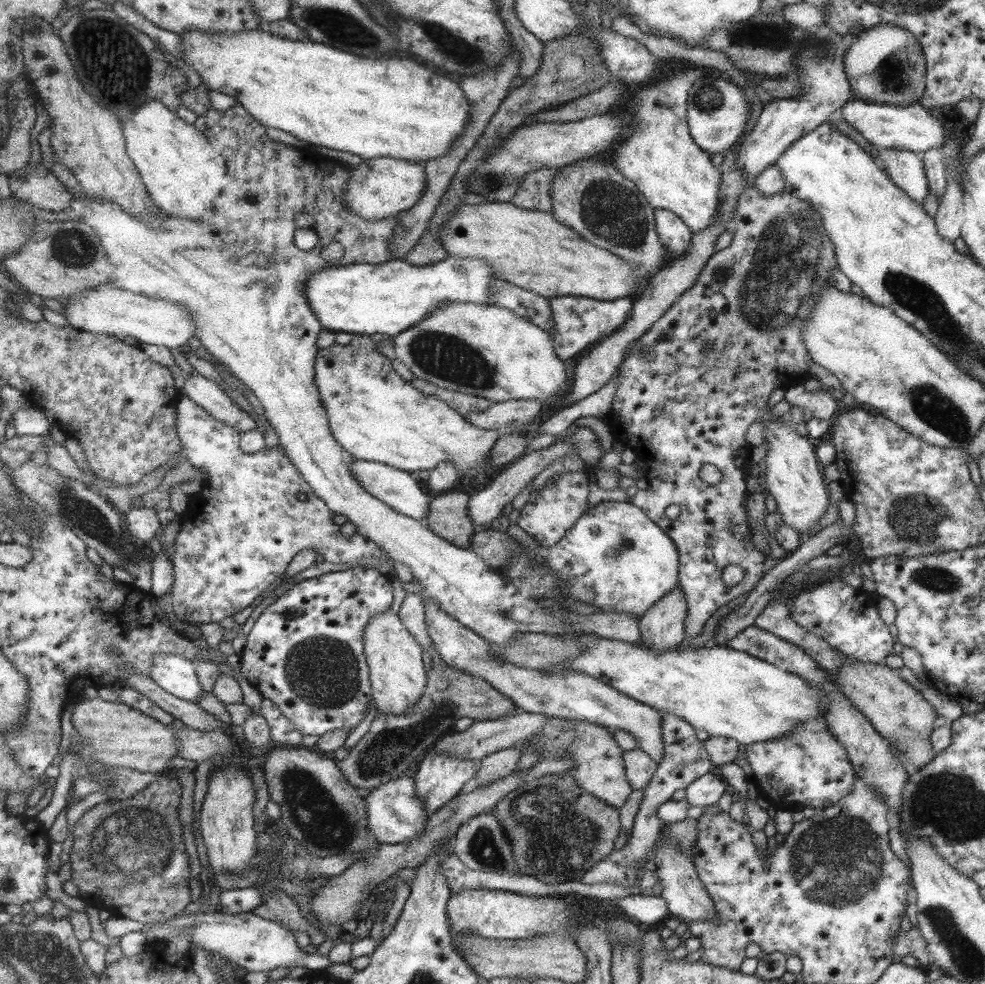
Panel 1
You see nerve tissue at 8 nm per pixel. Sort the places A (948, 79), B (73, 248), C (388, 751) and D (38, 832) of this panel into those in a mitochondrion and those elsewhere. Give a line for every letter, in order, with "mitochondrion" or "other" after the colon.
A: other
B: mitochondrion
C: mitochondrion
D: other

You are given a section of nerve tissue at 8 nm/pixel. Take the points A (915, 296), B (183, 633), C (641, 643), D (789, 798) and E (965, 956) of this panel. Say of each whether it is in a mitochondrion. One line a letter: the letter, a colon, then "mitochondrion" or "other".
A: mitochondrion
B: other
C: other
D: other
E: mitochondrion

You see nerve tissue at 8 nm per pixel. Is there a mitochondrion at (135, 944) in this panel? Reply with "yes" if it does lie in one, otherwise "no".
no

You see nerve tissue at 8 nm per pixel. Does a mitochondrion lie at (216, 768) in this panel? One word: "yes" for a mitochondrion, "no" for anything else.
no

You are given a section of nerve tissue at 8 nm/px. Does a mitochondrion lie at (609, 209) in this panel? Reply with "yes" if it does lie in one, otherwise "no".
yes

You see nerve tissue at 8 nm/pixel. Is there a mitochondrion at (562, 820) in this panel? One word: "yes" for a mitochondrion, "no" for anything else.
yes

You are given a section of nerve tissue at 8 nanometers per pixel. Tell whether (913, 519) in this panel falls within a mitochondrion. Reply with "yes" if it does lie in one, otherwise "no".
yes

